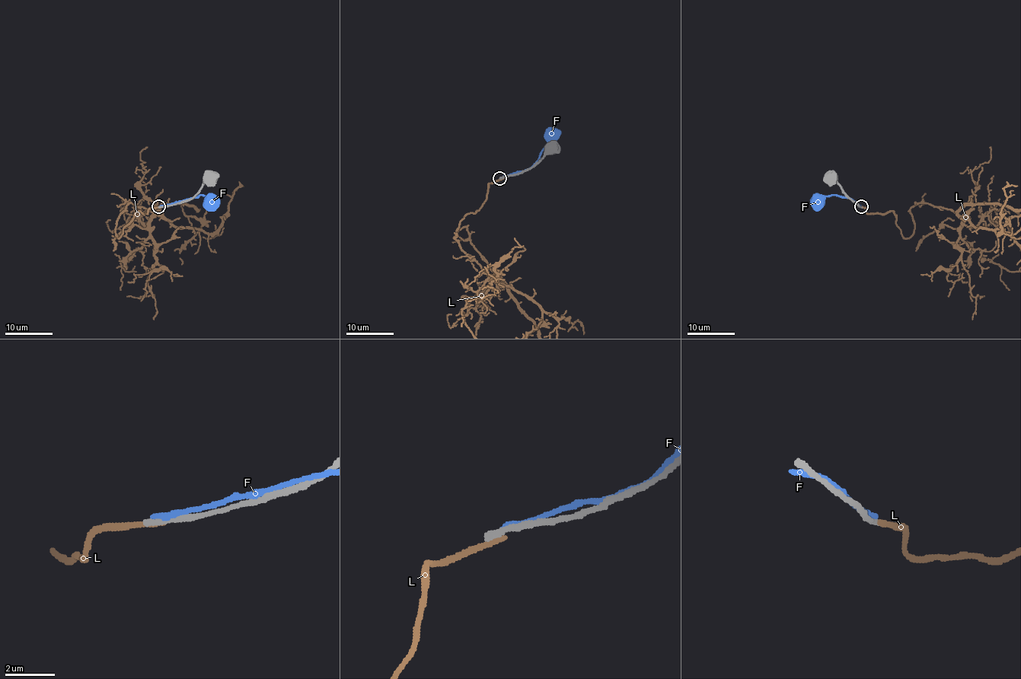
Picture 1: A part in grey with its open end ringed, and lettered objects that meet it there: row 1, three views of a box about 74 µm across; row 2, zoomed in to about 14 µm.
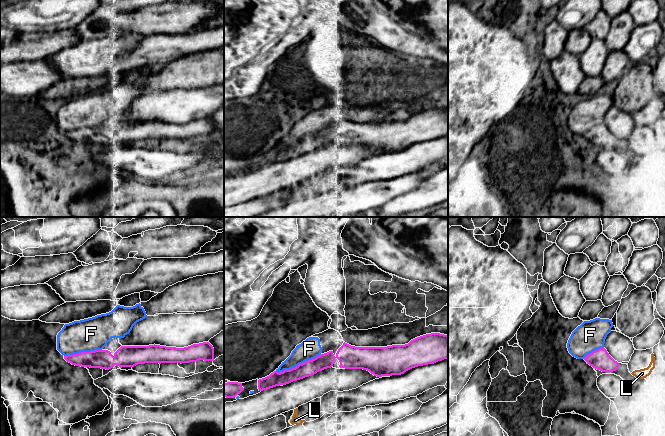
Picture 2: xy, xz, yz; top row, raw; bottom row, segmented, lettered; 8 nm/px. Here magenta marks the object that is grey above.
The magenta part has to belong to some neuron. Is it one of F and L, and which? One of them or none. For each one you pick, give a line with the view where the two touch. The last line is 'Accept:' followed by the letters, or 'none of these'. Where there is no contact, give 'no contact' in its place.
Accept: none of these

